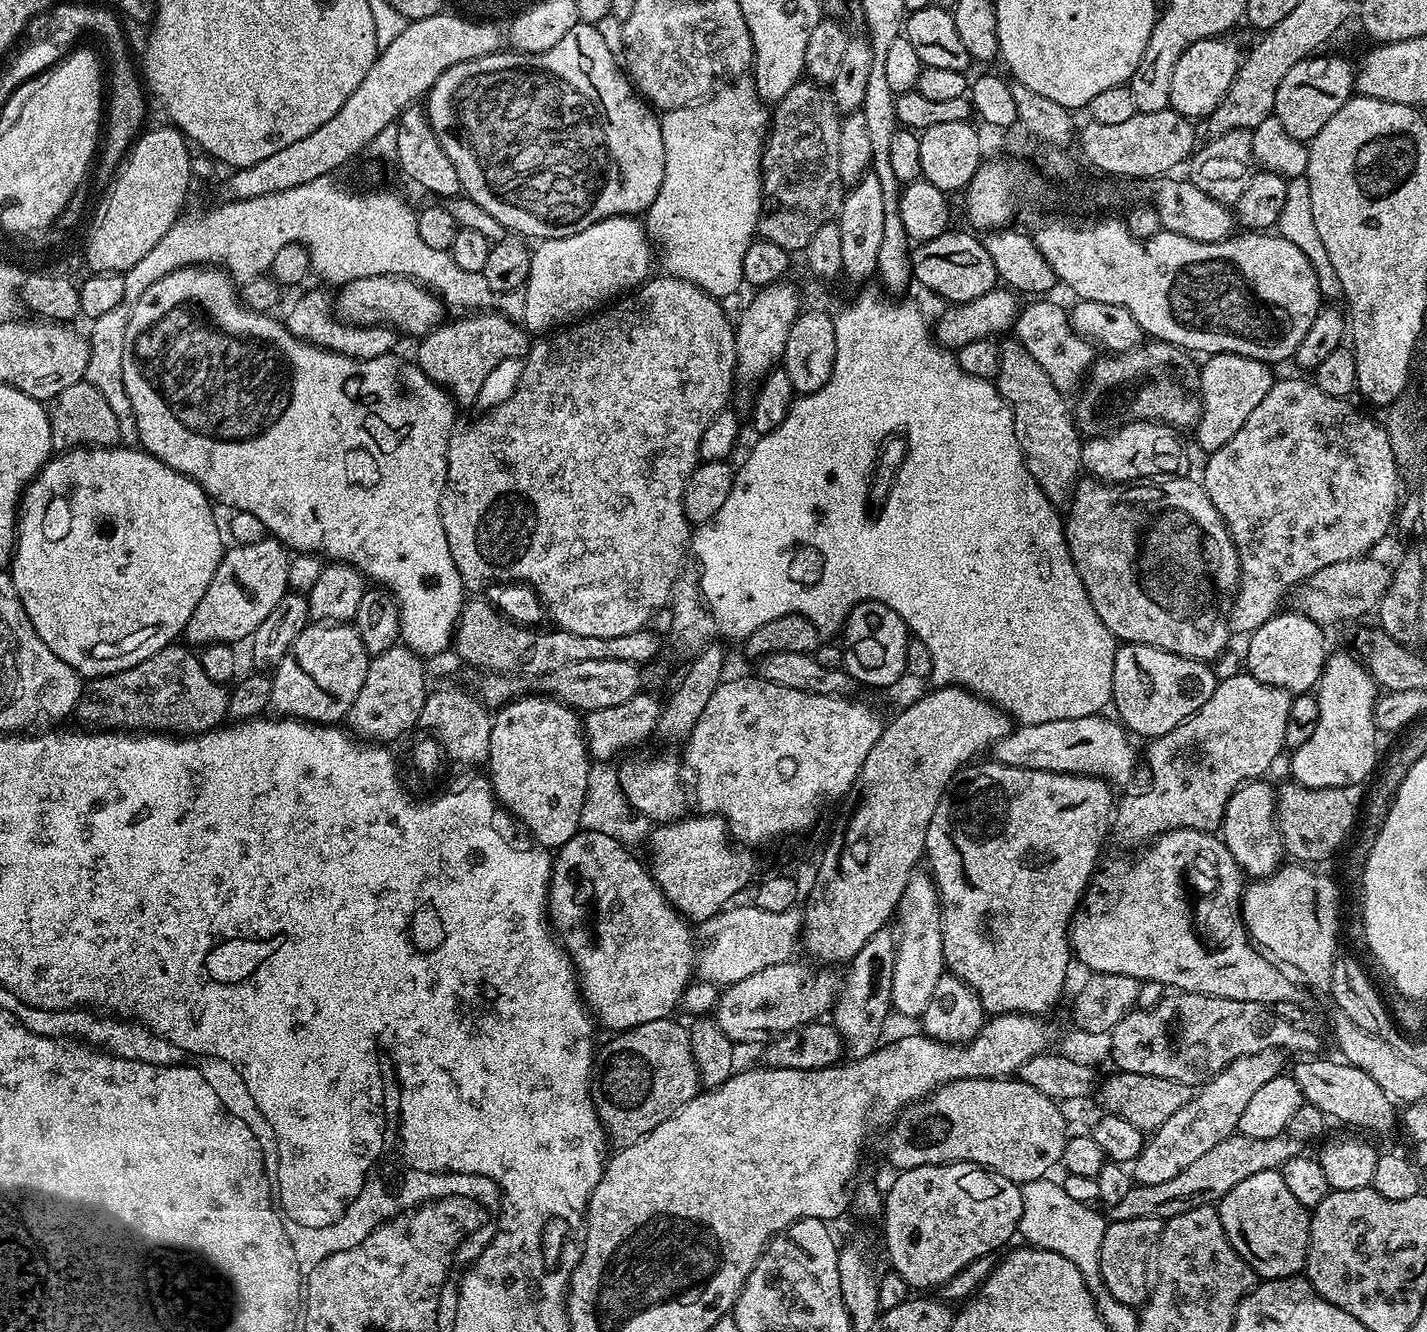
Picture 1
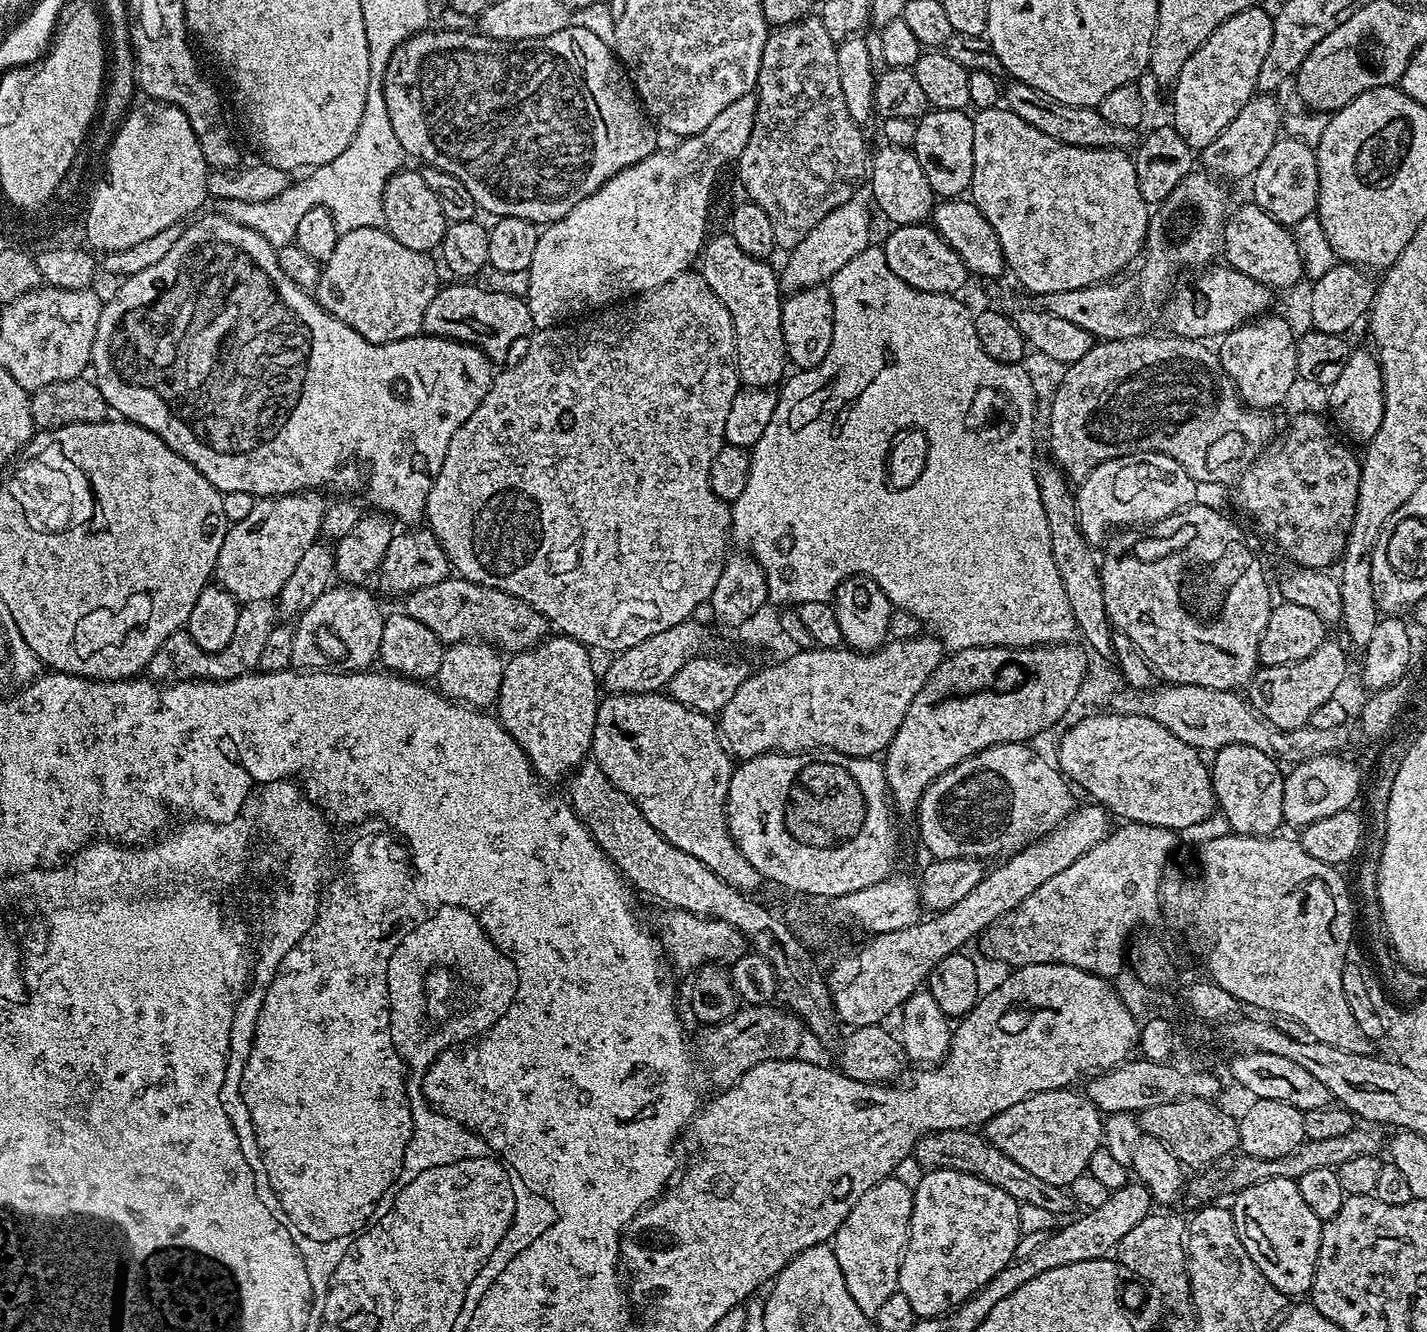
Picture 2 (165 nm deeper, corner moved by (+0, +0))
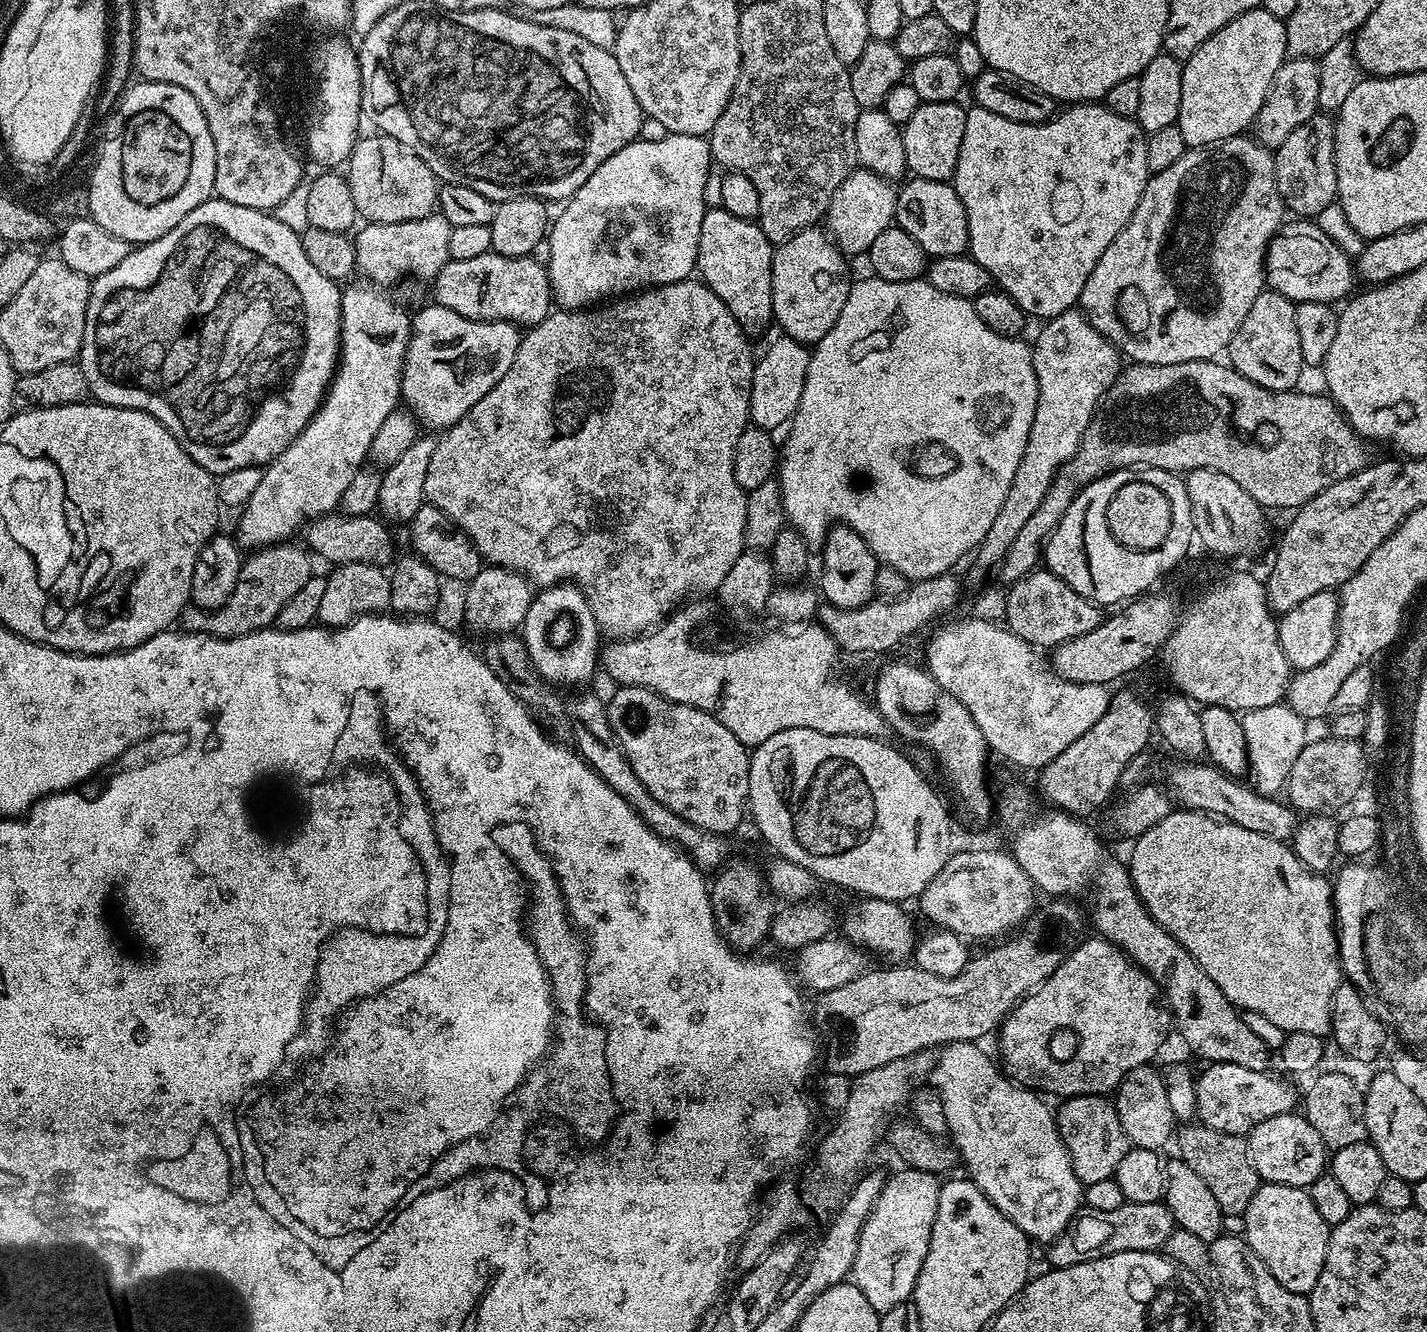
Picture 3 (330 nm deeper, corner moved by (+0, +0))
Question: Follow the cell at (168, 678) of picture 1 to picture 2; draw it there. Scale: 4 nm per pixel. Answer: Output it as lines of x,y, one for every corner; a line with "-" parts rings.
253,600
241,607
238,614
238,626
234,626
234,634
230,642
226,642
226,650
207,652
190,638
186,630
170,634
166,642
150,658
146,669
147,675
157,682
175,682
178,680
233,680
243,676
251,676
259,669
262,662
262,650
270,630
278,622
278,608
271,600

